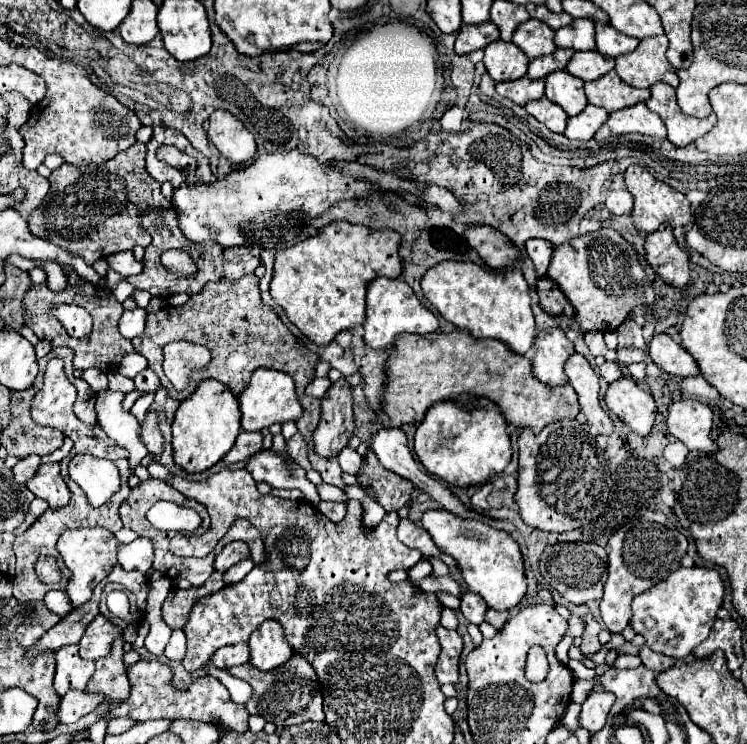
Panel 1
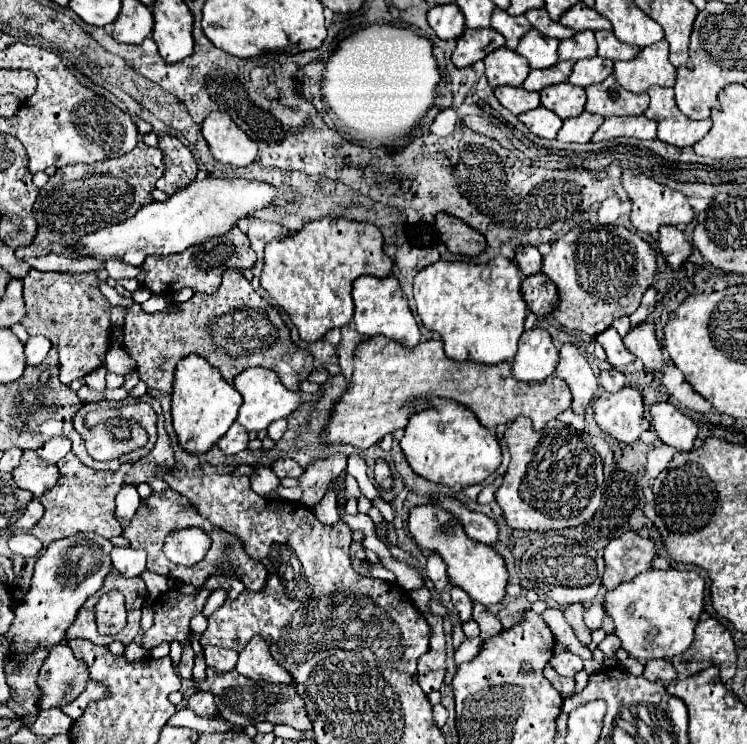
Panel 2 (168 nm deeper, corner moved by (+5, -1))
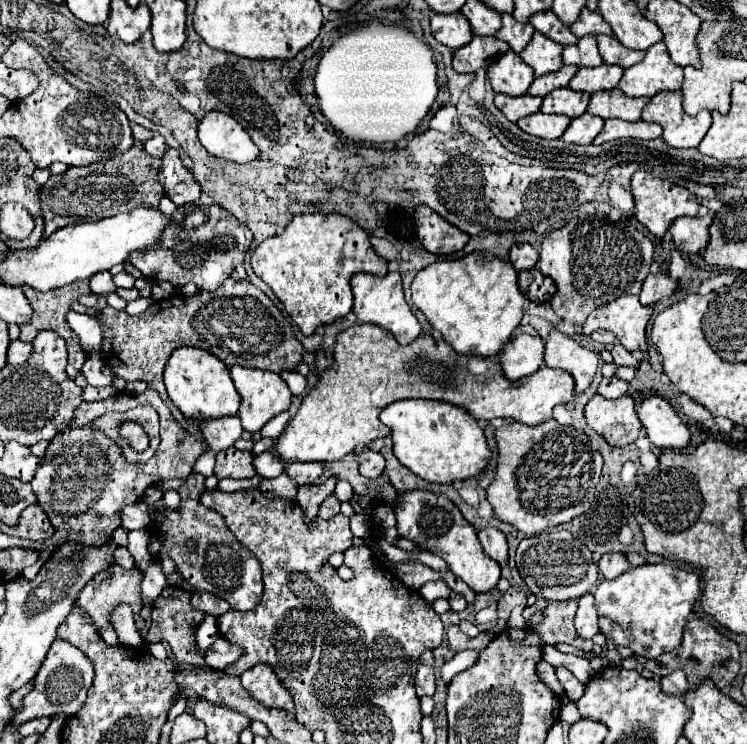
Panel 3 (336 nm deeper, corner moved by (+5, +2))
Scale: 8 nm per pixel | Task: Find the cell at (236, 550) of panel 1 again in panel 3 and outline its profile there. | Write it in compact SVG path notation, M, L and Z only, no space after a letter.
M192 593L190 603L192 603L194 609L198 609L202 613L208 613L212 617L220 617L222 613L226 613L230 609L230 605L226 605L224 599L214 597L210 593Z

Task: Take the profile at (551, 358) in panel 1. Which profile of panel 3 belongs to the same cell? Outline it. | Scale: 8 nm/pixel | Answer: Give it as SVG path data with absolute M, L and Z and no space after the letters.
M520 333L510 339L498 355L502 373L510 381L518 381L534 373L544 361L544 341L538 333Z

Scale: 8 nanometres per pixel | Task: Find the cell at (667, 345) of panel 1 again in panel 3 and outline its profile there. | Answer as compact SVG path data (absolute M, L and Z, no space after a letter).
M622 295L606 305L600 305L584 321L584 333L606 329L612 331L628 351L646 351L644 329L650 321L652 309L644 307L636 295Z

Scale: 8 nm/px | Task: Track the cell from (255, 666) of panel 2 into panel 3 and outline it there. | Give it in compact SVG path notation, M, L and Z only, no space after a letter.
M254 665L252 669L240 675L240 681L242 681L242 687L264 707L282 709L288 713L288 717L294 717L292 695L278 681L270 665Z

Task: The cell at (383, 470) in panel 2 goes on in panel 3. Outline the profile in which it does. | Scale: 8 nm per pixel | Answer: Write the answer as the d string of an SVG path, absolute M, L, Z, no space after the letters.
M362 449L356 459L358 459L358 471L366 479L376 479L384 471L386 461L384 461L384 457L380 453L374 453L370 449Z

